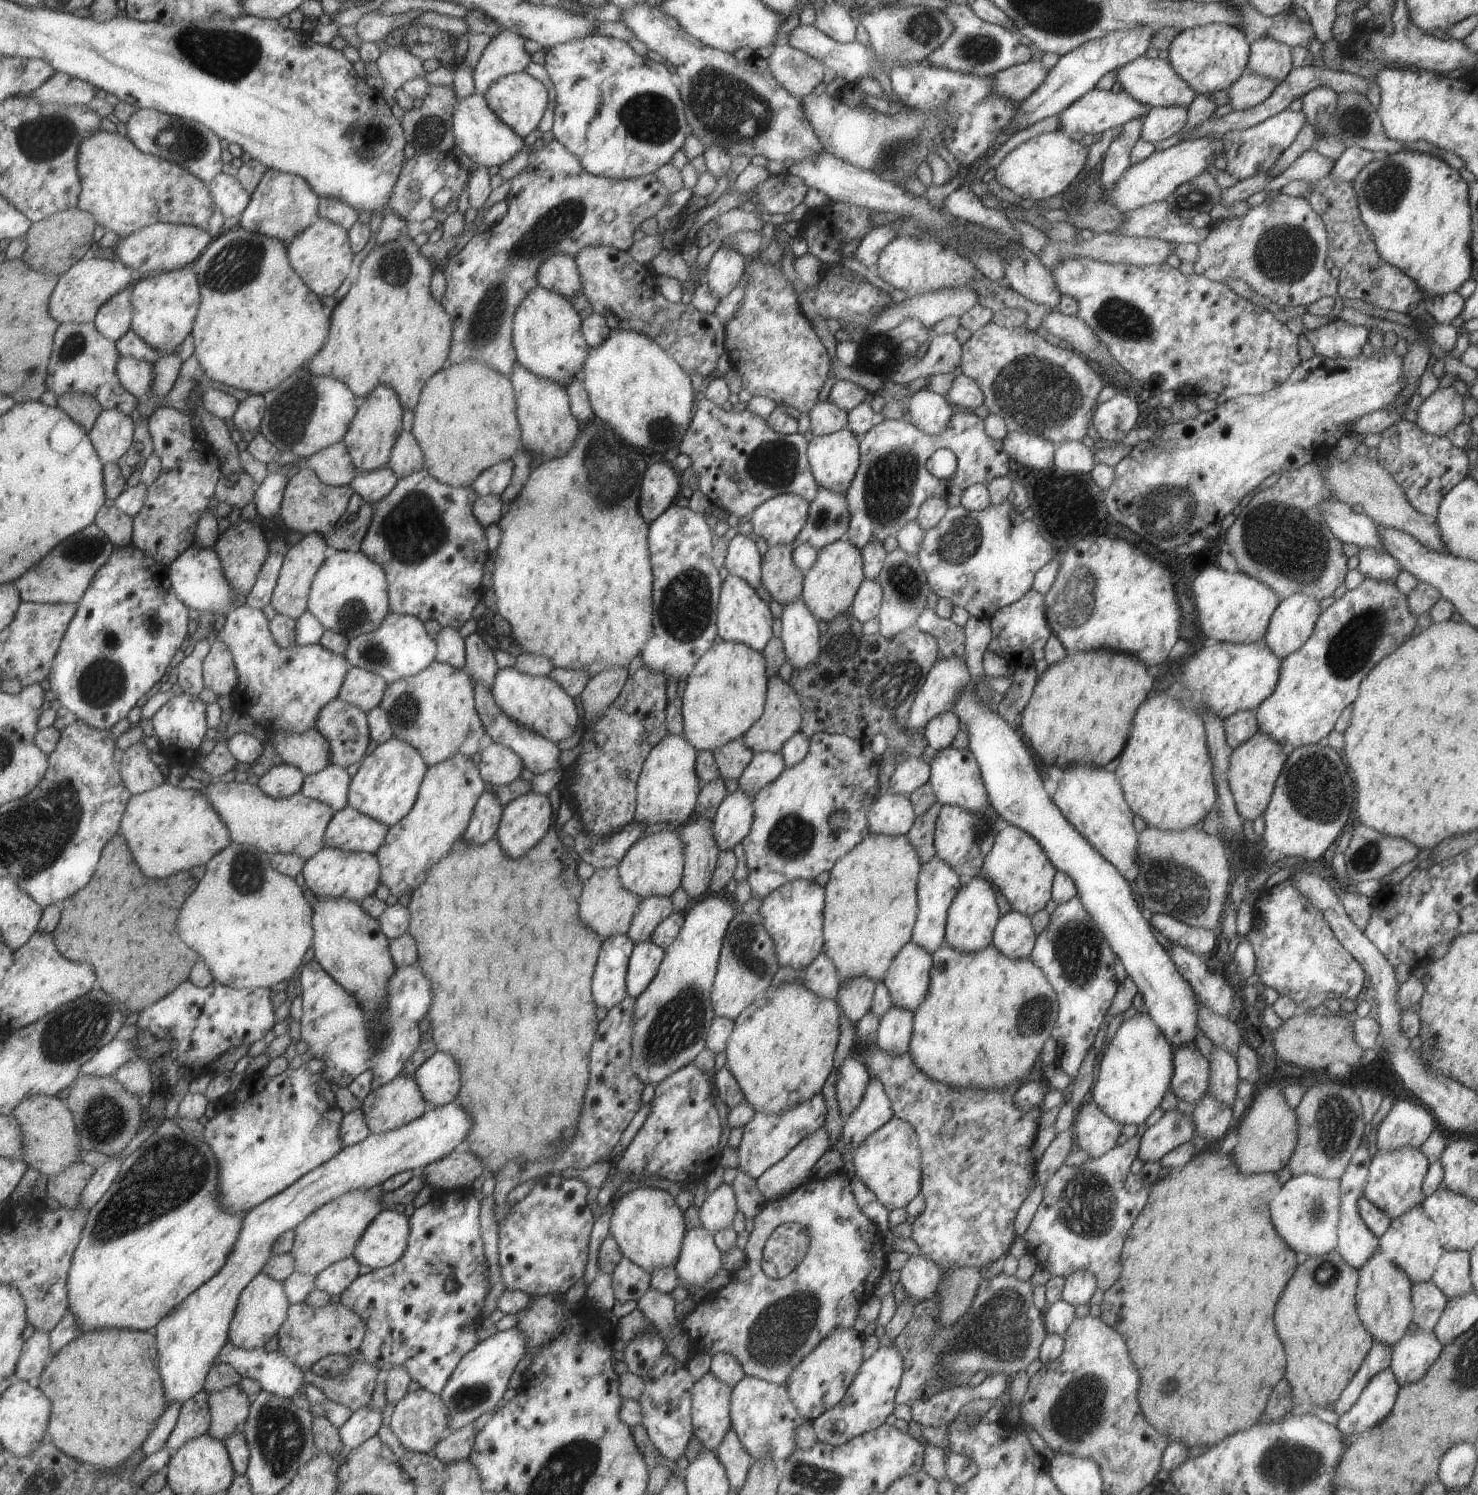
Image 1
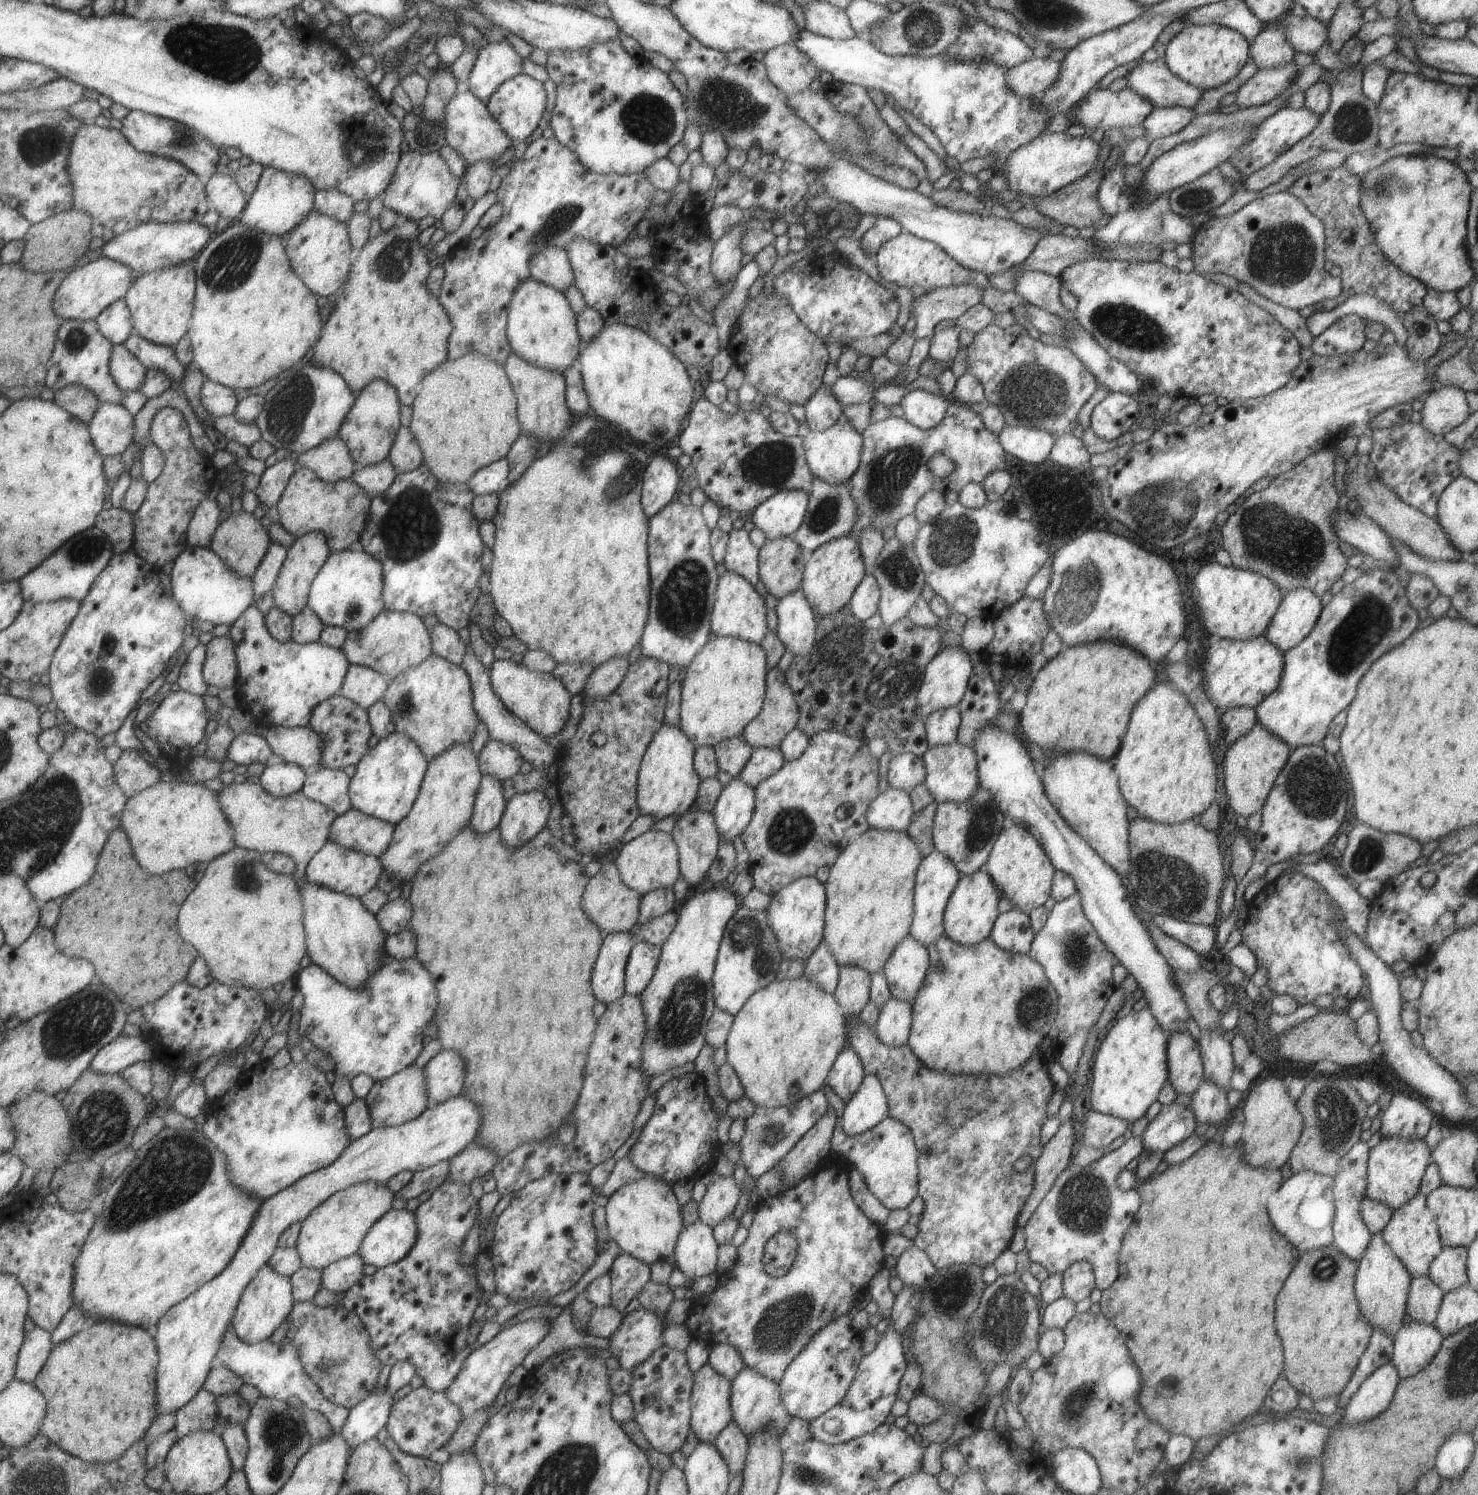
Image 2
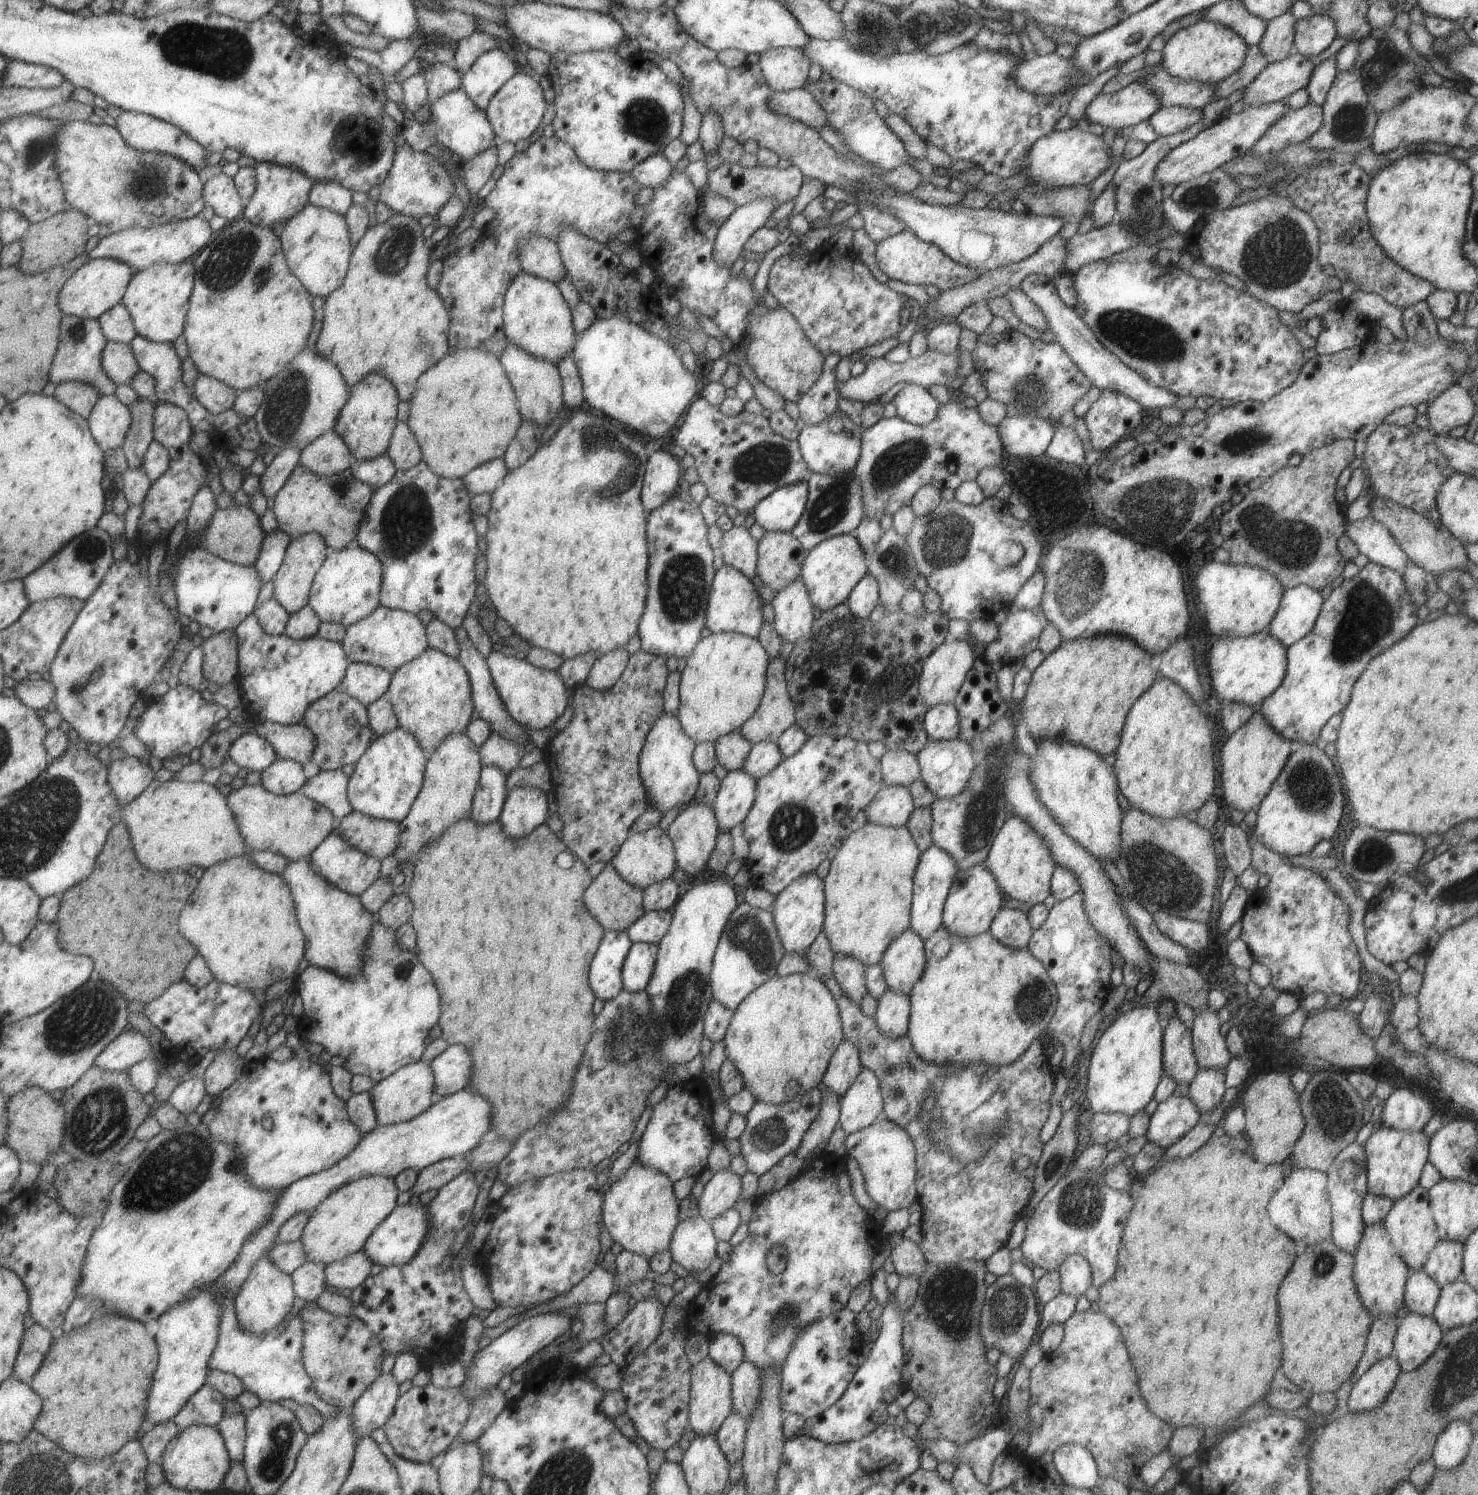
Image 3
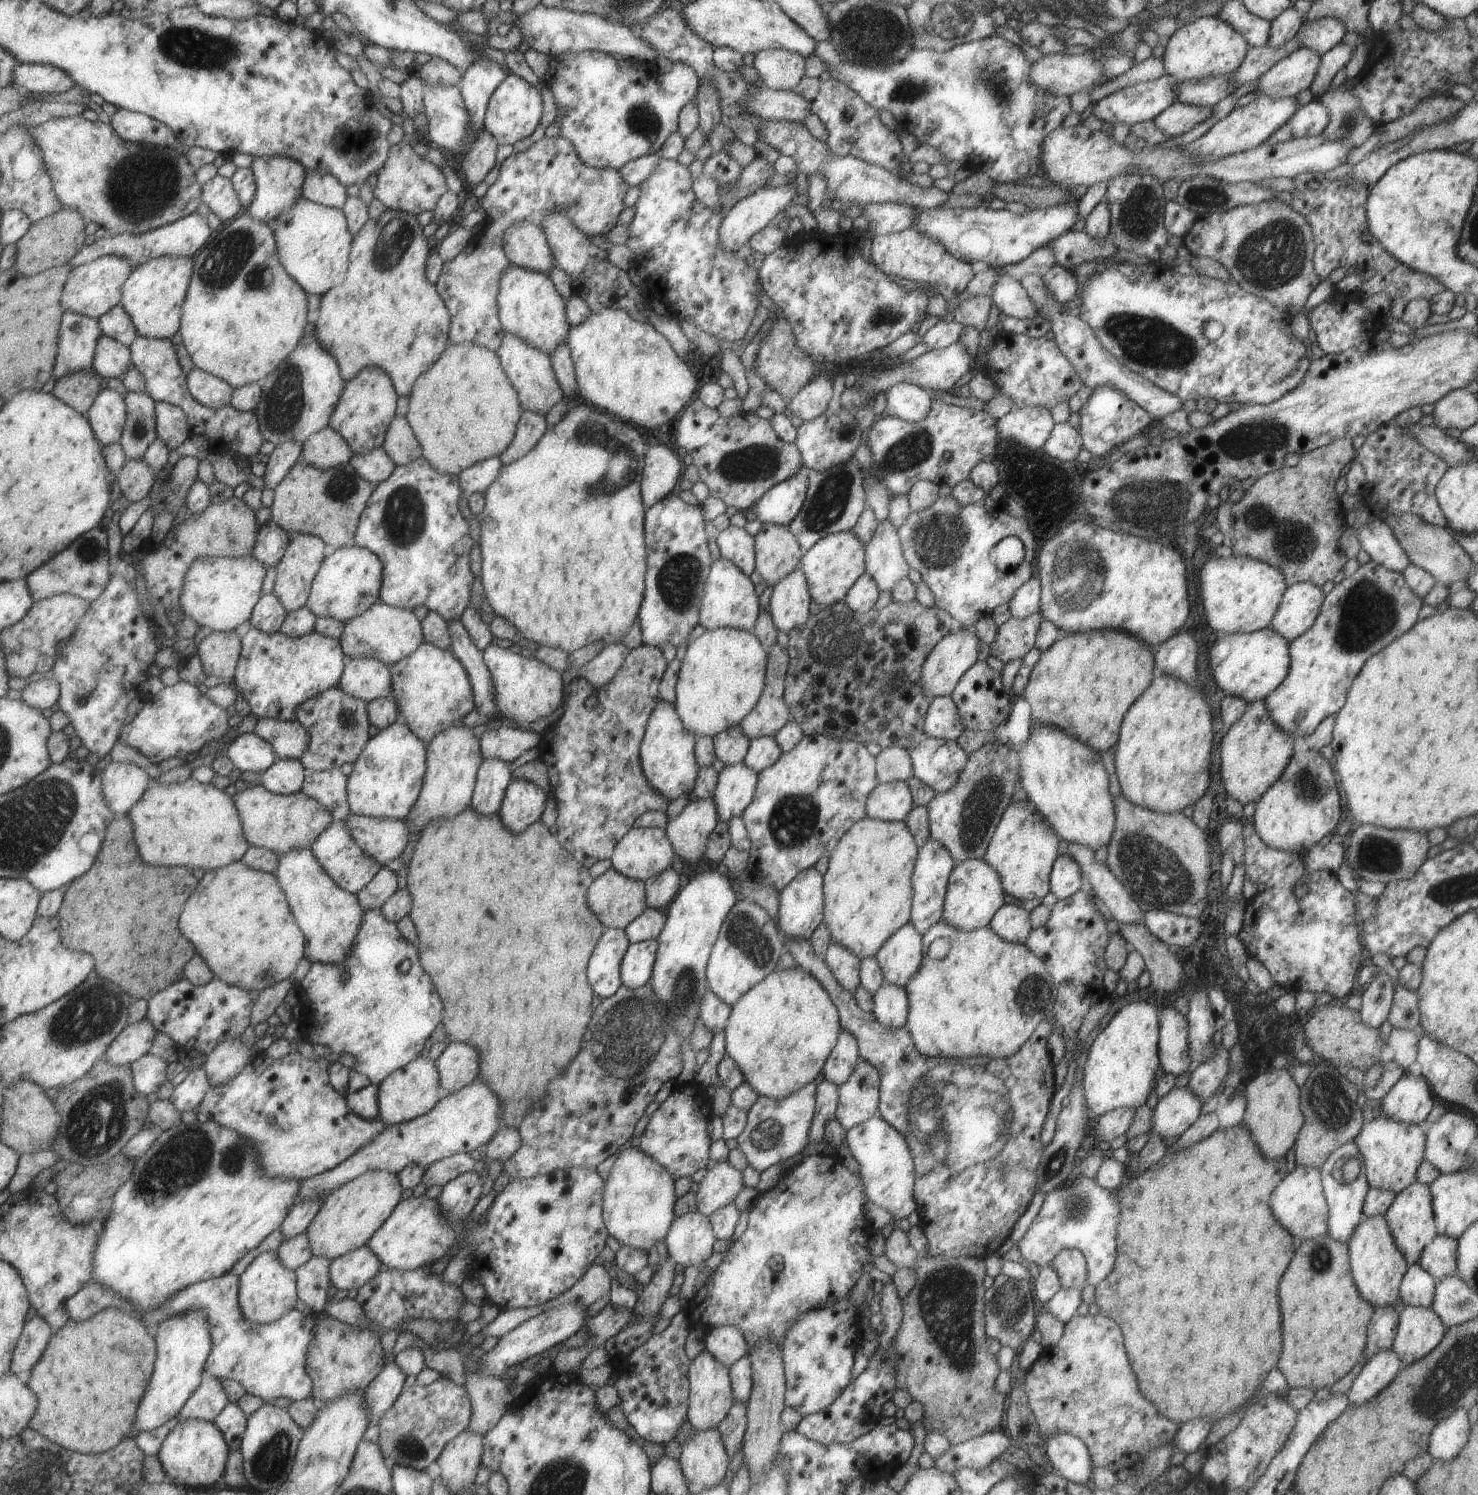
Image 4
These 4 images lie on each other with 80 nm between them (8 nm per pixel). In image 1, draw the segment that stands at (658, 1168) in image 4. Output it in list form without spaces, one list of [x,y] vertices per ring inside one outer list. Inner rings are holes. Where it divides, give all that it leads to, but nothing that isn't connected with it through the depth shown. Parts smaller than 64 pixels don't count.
[[[638,1186],[610,1205],[614,1207],[608,1232],[615,1239],[623,1257],[649,1274],[656,1269],[675,1266],[686,1228],[683,1213],[673,1196],[653,1186]]]

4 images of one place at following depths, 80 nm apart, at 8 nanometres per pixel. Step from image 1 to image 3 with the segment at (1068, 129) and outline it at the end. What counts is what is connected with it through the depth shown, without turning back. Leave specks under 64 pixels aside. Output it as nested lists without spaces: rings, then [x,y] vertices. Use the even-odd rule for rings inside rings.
[[[1137,81],[1114,93],[1099,93],[1083,110],[1086,122],[1115,130],[1135,126],[1160,107],[1157,97]]]

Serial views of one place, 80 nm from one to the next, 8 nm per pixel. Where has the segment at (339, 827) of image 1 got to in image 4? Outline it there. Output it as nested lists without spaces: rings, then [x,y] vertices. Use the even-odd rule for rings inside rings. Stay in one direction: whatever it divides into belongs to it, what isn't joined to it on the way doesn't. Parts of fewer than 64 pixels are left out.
[[[349,813],[345,822],[355,844],[381,866],[399,857],[408,841],[405,823],[399,819]]]

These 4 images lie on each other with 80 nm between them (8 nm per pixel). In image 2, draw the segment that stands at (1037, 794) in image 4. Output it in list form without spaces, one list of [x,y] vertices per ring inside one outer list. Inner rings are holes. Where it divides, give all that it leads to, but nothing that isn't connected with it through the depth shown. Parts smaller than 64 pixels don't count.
[[[1089,754],[1053,755],[1039,775],[1043,779],[1042,787],[1047,800],[1059,812],[1061,818],[1107,863],[1119,876],[1127,876],[1130,869],[1130,850],[1128,847],[1127,806],[1120,795],[1118,776],[1111,762],[1101,762]]]

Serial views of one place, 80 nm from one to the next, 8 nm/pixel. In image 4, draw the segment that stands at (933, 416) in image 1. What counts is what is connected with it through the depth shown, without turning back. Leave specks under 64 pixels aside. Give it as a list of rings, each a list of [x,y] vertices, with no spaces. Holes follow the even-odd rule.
[[[897,383],[886,390],[886,409],[891,417],[914,423],[924,419],[931,408],[931,398],[924,388]]]

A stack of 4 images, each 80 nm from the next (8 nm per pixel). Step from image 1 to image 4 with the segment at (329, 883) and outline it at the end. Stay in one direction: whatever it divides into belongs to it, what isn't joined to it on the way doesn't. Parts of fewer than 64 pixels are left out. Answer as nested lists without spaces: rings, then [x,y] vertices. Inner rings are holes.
[[[345,820],[335,821],[311,843],[310,849],[321,868],[339,885],[351,894],[356,894],[377,874],[381,865],[370,856],[367,856],[349,834],[349,827]]]

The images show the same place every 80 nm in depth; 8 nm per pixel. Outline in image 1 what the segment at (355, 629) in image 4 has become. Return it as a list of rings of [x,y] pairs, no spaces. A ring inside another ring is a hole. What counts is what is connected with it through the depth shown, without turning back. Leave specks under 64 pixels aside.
[[[389,612],[374,631],[350,639],[344,657],[353,667],[379,675],[387,684],[417,674],[427,668],[436,655],[435,641],[427,635],[423,623],[411,615]]]

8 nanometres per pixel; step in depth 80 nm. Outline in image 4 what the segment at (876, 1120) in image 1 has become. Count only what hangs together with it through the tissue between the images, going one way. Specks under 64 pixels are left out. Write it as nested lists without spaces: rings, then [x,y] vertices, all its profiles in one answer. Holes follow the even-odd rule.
[[[858,1059],[848,1079],[838,1086],[838,1103],[834,1118],[848,1131],[877,1114],[879,1073]]]

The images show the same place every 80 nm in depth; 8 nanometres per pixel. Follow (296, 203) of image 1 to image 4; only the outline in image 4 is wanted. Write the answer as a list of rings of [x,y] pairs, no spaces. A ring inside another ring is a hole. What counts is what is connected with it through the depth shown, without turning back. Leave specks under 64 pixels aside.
[[[254,157],[252,169],[255,171],[258,189],[253,202],[248,206],[251,216],[260,221],[271,222],[281,216],[281,212],[289,210],[296,200],[303,196],[303,184],[306,170],[297,161],[287,157]]]

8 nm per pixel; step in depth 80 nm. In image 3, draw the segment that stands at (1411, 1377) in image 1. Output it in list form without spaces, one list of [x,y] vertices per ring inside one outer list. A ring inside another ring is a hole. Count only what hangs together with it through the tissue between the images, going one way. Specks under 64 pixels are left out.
[[[1409,1313],[1398,1321],[1392,1340],[1393,1357],[1400,1372],[1416,1369],[1429,1358],[1441,1342],[1442,1328],[1431,1316]]]

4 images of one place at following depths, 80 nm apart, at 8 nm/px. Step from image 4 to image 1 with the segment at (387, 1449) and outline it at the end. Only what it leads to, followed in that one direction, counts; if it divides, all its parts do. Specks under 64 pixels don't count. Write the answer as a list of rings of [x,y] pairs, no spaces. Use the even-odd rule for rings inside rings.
[[[425,1389],[405,1393],[398,1400],[390,1416],[390,1427],[399,1442],[410,1451],[427,1453],[432,1446],[443,1437],[447,1436],[448,1424],[445,1418],[445,1408],[439,1395],[431,1394]]]

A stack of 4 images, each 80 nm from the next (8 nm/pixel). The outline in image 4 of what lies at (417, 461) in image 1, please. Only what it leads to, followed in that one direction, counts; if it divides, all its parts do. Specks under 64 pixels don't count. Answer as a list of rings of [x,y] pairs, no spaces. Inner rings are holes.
[[[396,415],[387,427],[381,447],[395,465],[405,466],[422,456],[420,444],[406,418]]]

